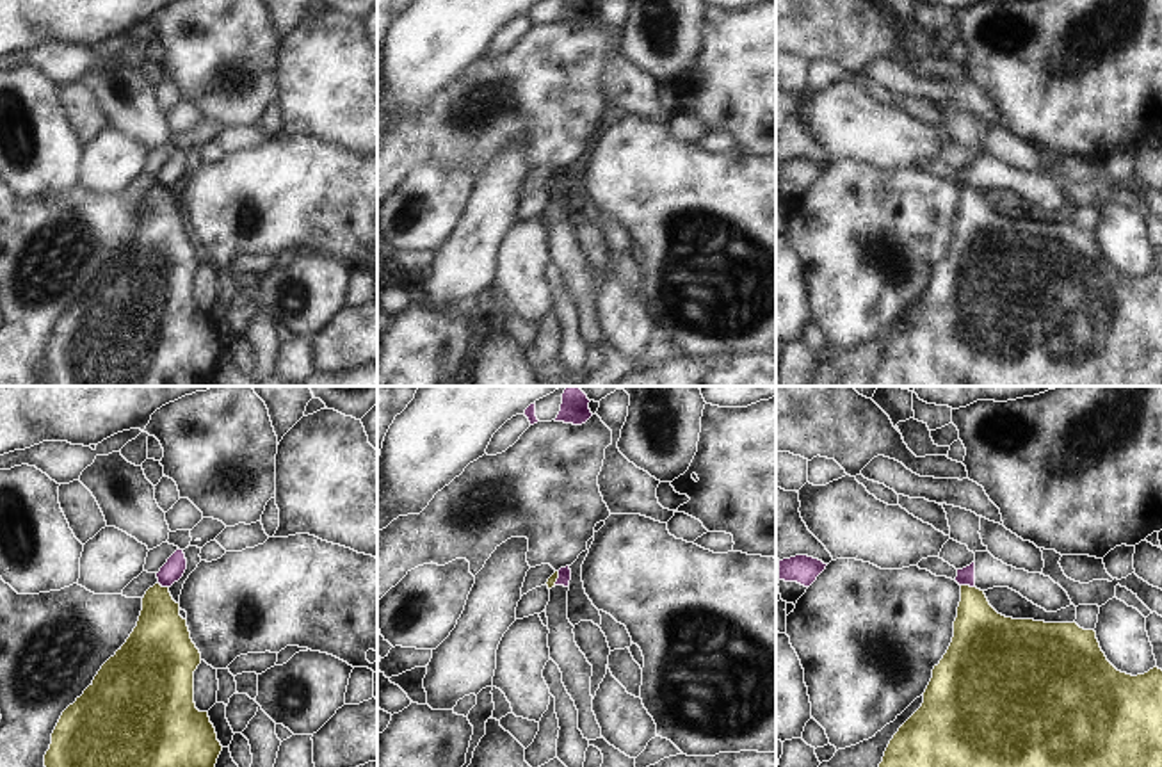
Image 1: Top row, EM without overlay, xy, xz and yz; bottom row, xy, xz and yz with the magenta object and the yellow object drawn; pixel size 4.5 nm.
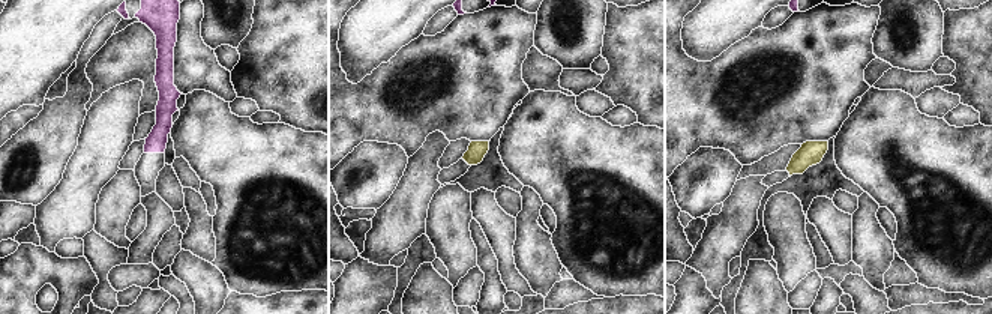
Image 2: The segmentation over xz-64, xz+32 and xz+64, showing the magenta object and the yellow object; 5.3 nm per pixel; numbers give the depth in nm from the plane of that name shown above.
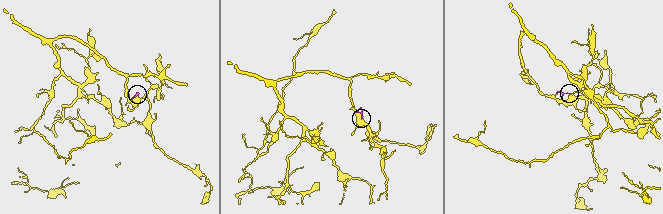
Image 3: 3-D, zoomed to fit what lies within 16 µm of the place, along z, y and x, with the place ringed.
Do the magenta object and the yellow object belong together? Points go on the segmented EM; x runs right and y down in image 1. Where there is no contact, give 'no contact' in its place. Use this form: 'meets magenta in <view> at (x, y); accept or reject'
meets magenta in yz at (968, 584); reject

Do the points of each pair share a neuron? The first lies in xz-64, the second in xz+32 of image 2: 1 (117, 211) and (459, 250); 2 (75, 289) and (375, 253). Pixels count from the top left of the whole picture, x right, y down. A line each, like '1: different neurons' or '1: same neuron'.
1: same neuron
2: different neurons

